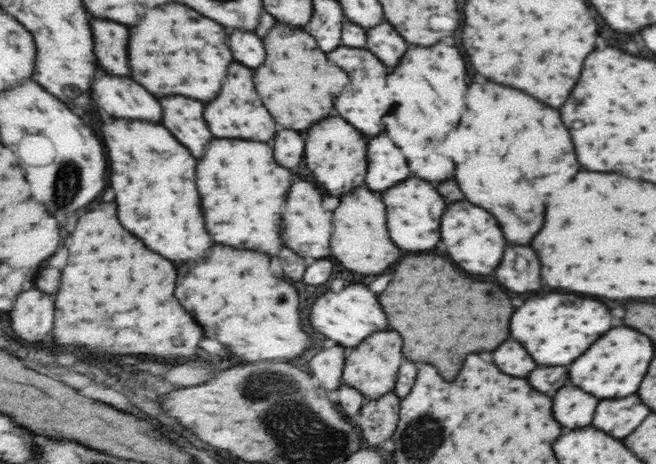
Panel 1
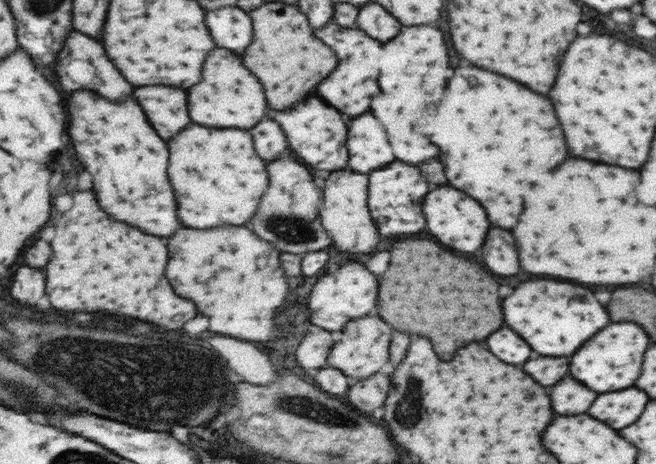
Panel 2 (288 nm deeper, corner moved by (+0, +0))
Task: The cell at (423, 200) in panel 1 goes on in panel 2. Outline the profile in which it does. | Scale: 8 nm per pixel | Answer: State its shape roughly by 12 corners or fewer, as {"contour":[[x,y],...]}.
{"contour":[[397,162],[371,172],[371,216],[383,236],[423,230],[427,182]]}

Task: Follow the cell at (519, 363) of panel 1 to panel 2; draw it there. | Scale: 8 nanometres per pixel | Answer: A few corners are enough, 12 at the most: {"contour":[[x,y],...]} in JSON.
{"contour":[[509,328],[487,340],[505,364],[521,364],[529,346]]}

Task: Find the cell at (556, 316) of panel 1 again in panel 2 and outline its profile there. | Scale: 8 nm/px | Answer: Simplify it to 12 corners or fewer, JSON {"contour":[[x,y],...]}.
{"contour":[[519,284],[507,326],[541,356],[571,356],[609,324],[587,288]]}

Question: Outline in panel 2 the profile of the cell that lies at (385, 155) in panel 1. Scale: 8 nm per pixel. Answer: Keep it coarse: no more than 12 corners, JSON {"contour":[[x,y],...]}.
{"contour":[[371,114],[351,120],[351,170],[369,174],[393,160]]}

